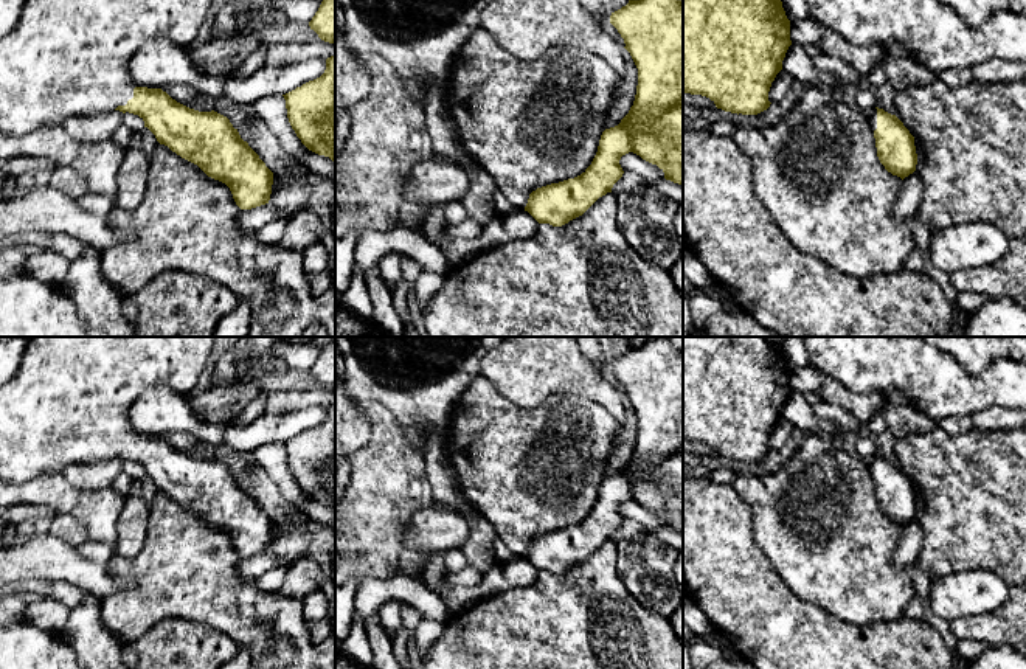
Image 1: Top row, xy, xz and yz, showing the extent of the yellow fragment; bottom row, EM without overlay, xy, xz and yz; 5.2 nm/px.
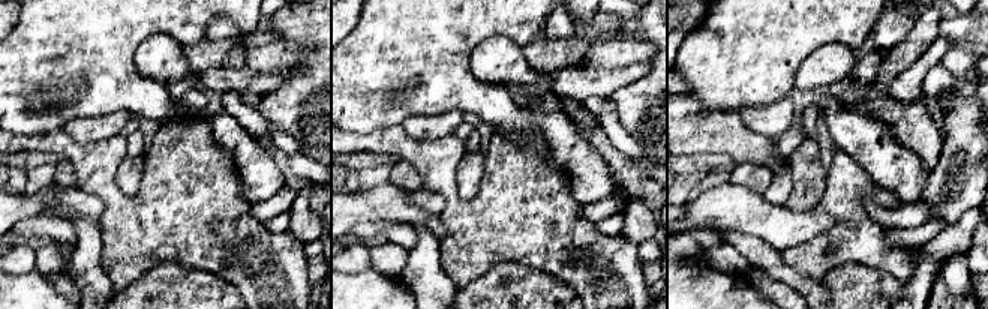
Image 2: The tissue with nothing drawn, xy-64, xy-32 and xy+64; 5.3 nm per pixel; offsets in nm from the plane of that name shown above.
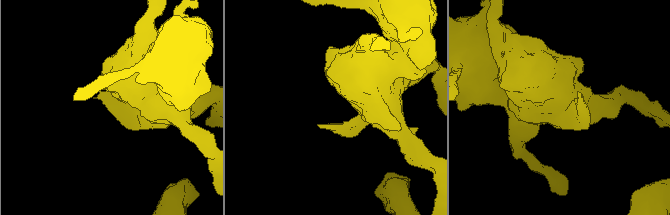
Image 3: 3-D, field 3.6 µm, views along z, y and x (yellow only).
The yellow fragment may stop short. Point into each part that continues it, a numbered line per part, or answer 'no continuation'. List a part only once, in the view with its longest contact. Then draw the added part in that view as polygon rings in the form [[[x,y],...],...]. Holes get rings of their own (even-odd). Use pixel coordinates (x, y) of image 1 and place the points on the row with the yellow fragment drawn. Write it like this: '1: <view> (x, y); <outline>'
1: xy (64, 58); [[[25,0],[14,29],[0,39],[0,130],[25,135],[71,116],[102,115],[126,106],[138,87],[129,75],[133,53],[154,37],[189,48],[205,33],[214,0]]]

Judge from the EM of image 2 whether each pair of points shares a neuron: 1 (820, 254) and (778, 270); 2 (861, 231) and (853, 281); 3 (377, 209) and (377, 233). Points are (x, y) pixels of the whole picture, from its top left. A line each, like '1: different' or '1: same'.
1: different
2: different
3: different

